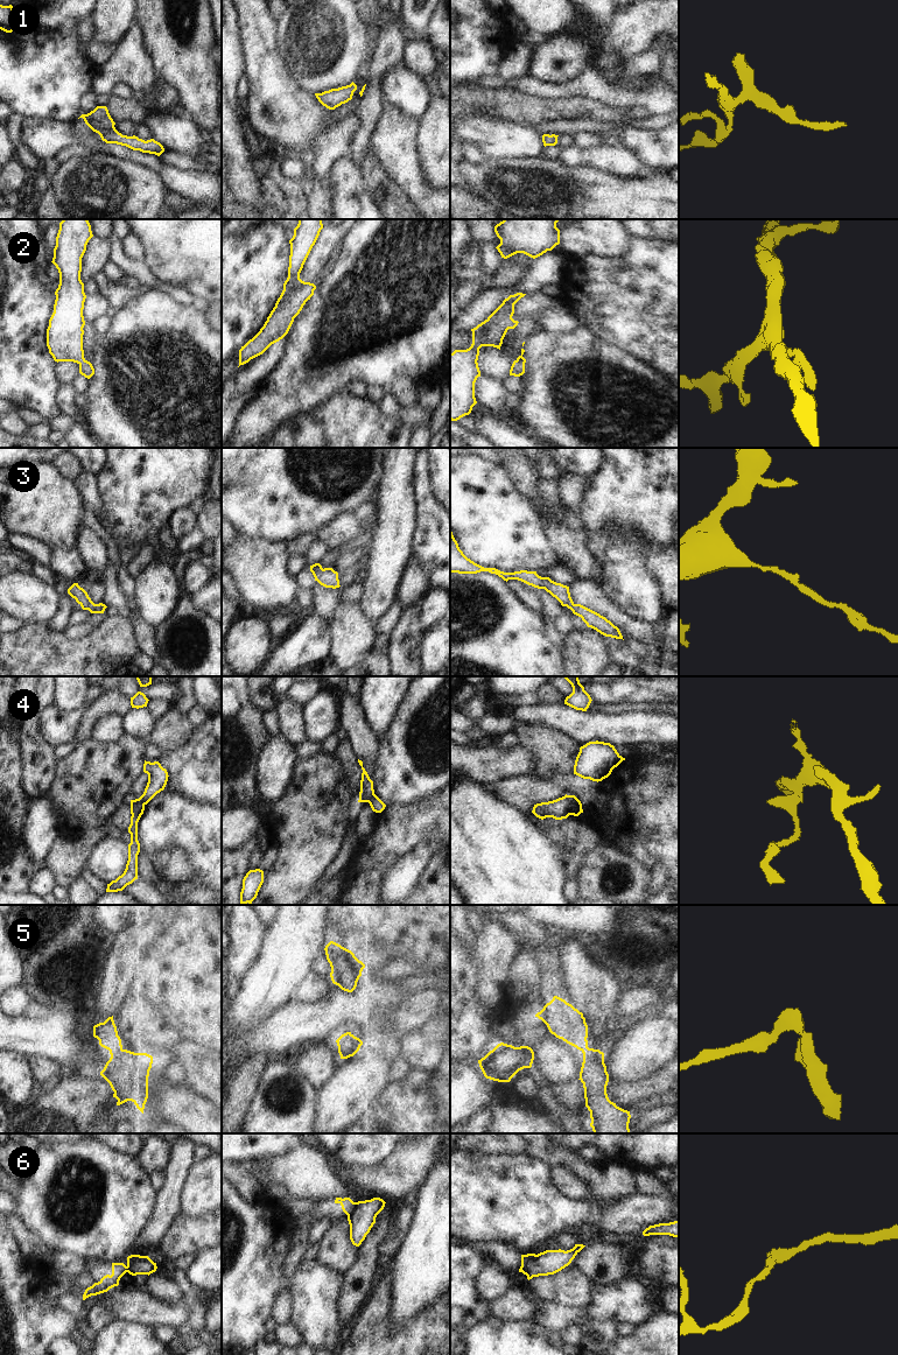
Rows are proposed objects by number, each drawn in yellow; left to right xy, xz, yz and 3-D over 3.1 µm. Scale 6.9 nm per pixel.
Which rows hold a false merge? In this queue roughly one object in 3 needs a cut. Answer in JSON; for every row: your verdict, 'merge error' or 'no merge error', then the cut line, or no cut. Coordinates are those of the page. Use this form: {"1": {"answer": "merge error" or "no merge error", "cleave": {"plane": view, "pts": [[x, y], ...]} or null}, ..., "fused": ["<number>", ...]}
{"1": {"answer": "no merge error", "cleave": null}, "2": {"answer": "no merge error", "cleave": null}, "3": {"answer": "no merge error", "cleave": null}, "4": {"answer": "merge error", "cleave": {"plane": "yz", "pts": [[568, 795], [582, 812]]}}, "5": {"answer": "no merge error", "cleave": null}, "6": {"answer": "merge error", "cleave": {"plane": "xz", "pts": [[355, 1202], [355, 1207], [348, 1216]]}}, "fused": ["4", "6"]}

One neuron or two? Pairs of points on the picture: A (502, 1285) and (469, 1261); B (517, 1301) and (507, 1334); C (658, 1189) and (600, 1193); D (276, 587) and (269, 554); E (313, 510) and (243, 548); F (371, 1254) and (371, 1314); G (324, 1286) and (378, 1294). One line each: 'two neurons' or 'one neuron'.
A: two neurons
B: two neurons
C: two neurons
D: one neuron
E: two neurons
F: two neurons
G: two neurons

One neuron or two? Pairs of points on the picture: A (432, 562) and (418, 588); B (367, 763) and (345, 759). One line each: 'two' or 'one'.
A: two
B: two

